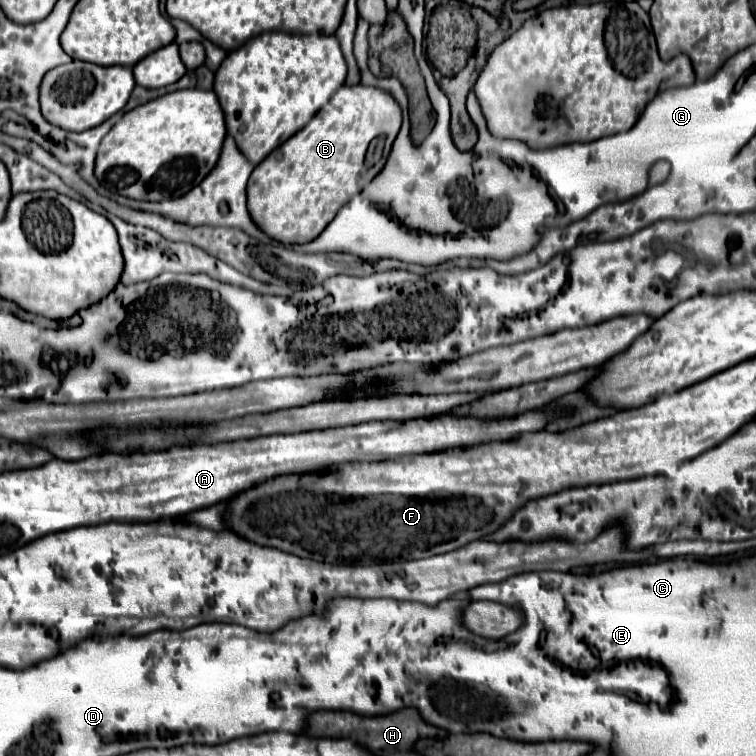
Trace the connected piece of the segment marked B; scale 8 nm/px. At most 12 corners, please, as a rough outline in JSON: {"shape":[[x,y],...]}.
{"shape":[[343,85],[253,169],[251,219],[279,243],[313,241],[377,175],[401,109]]}

